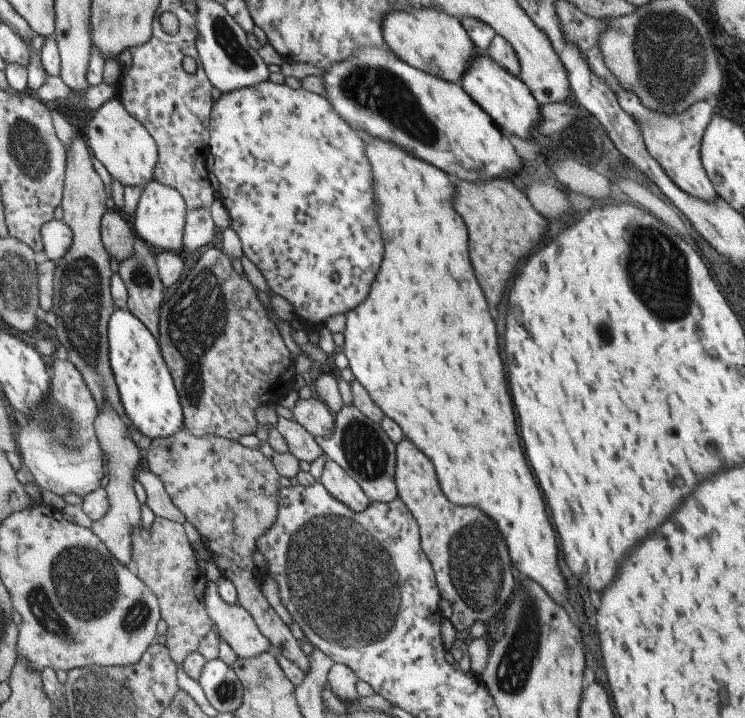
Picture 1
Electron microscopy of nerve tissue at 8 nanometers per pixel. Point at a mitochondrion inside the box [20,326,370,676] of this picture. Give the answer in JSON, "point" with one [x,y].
{"point":[84,580]}

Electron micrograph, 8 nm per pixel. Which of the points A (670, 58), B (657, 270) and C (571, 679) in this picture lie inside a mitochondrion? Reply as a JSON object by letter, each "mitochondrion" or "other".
{"A":"mitochondrion","B":"mitochondrion","C":"other"}

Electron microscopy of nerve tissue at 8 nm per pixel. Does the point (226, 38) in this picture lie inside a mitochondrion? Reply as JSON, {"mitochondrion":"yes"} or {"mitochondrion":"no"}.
{"mitochondrion":"yes"}

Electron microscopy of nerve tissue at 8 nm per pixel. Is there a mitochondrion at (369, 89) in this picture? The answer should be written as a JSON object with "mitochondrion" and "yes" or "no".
{"mitochondrion":"yes"}

